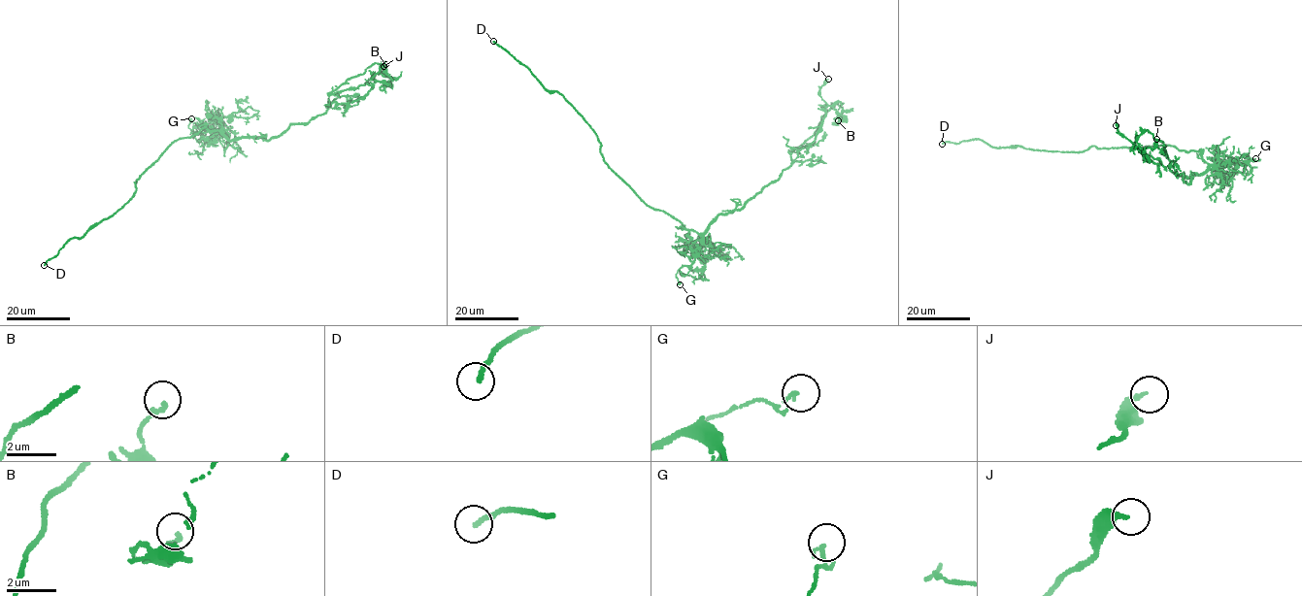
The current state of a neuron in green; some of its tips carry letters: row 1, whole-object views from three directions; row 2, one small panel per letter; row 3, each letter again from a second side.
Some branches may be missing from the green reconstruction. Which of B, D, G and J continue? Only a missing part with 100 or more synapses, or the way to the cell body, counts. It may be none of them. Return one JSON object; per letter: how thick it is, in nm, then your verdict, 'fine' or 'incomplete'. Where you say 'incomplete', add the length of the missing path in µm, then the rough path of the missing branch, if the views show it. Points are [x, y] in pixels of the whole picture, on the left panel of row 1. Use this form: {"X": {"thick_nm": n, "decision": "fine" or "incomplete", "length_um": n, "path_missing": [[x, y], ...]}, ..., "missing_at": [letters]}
{"B": {"thick_nm": 200, "decision": "fine"}, "D": {"thick_nm": 200, "decision": "incomplete", "length_um": 20, "path_missing": [[44, 265], [21, 292], [22, 312]]}, "G": {"thick_nm": 110, "decision": "fine"}, "J": {"thick_nm": 200, "decision": "fine"}, "missing_at": ["D"]}

